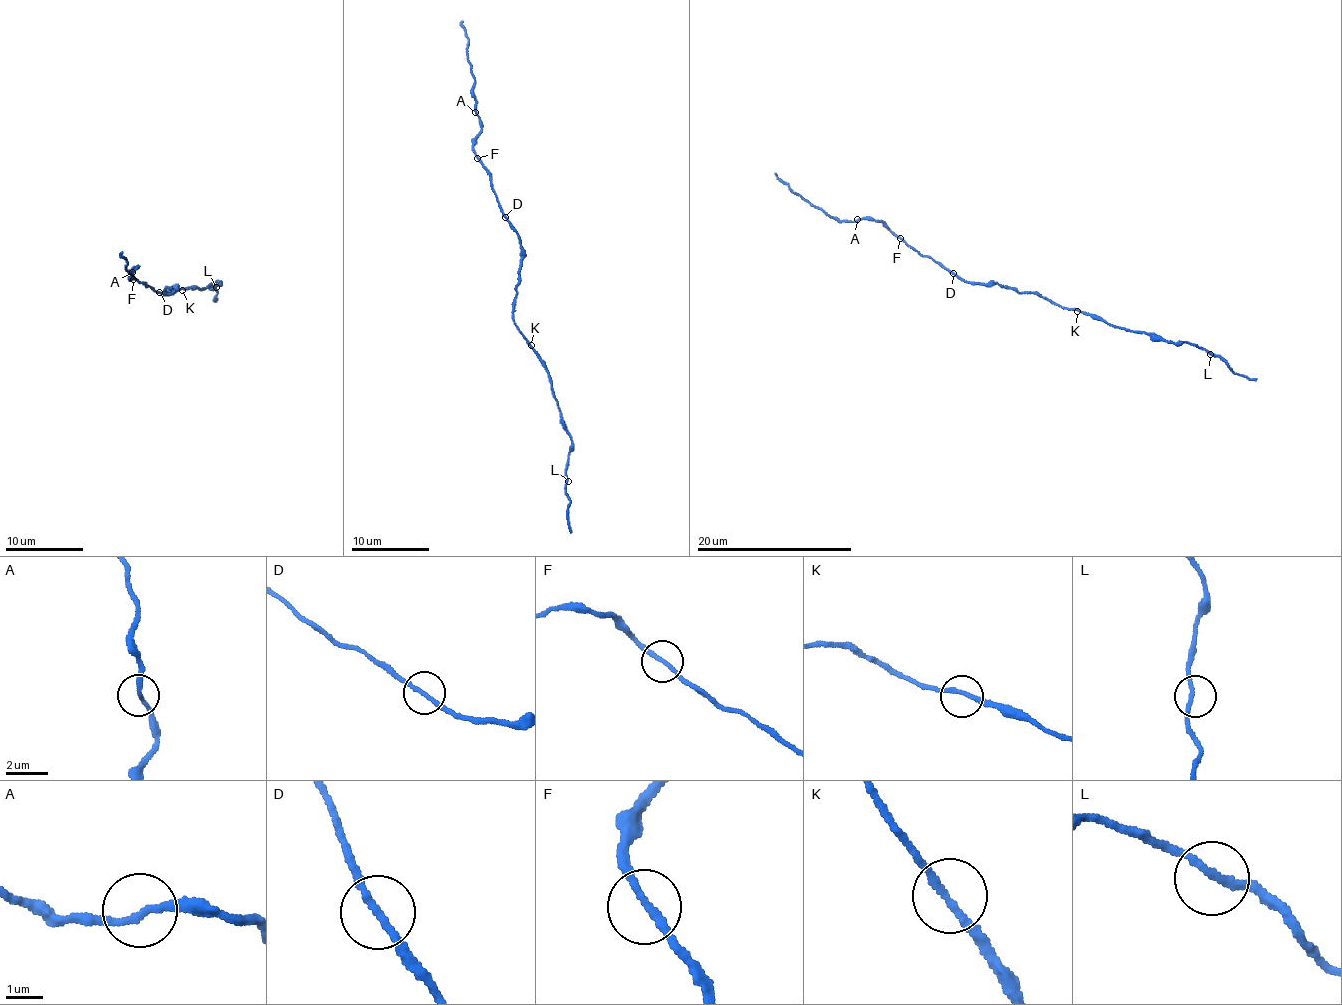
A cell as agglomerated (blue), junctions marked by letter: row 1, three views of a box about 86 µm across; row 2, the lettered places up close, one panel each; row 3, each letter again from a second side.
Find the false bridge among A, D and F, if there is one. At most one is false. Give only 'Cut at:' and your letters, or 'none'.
Cut at: D

